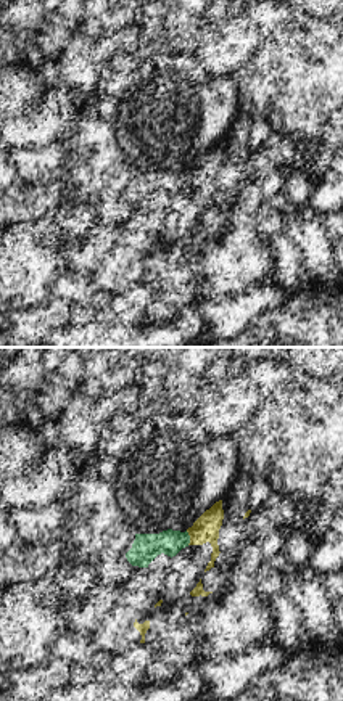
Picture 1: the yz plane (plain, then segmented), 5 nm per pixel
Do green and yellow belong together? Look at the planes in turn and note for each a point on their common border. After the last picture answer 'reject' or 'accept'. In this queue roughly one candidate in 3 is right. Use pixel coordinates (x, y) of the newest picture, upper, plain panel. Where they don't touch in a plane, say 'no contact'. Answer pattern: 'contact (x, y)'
contact (189, 177)

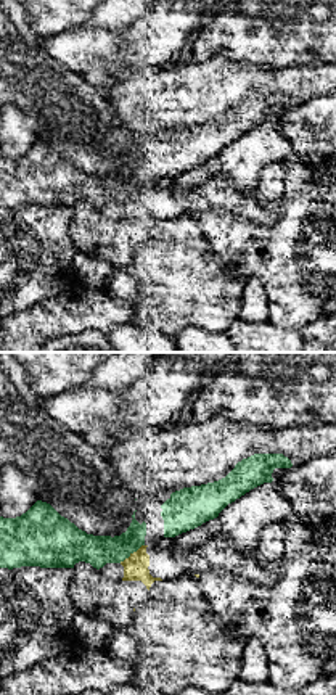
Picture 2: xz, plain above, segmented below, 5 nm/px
contact (131, 192)

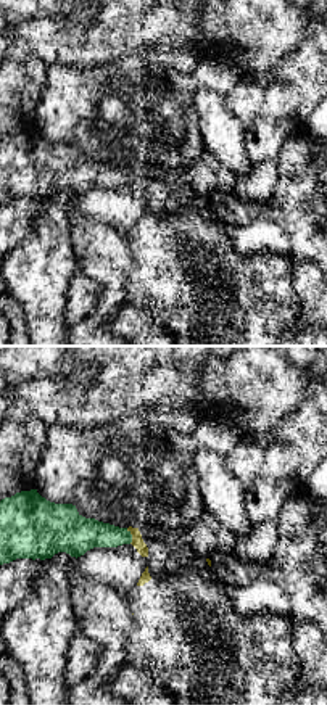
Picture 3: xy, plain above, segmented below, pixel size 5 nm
contact (131, 176)

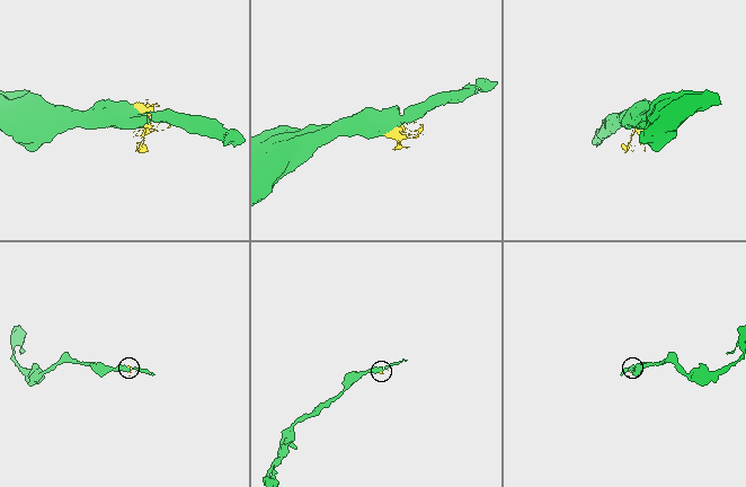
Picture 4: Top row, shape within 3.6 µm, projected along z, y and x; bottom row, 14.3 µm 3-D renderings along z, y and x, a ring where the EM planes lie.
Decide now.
reject

